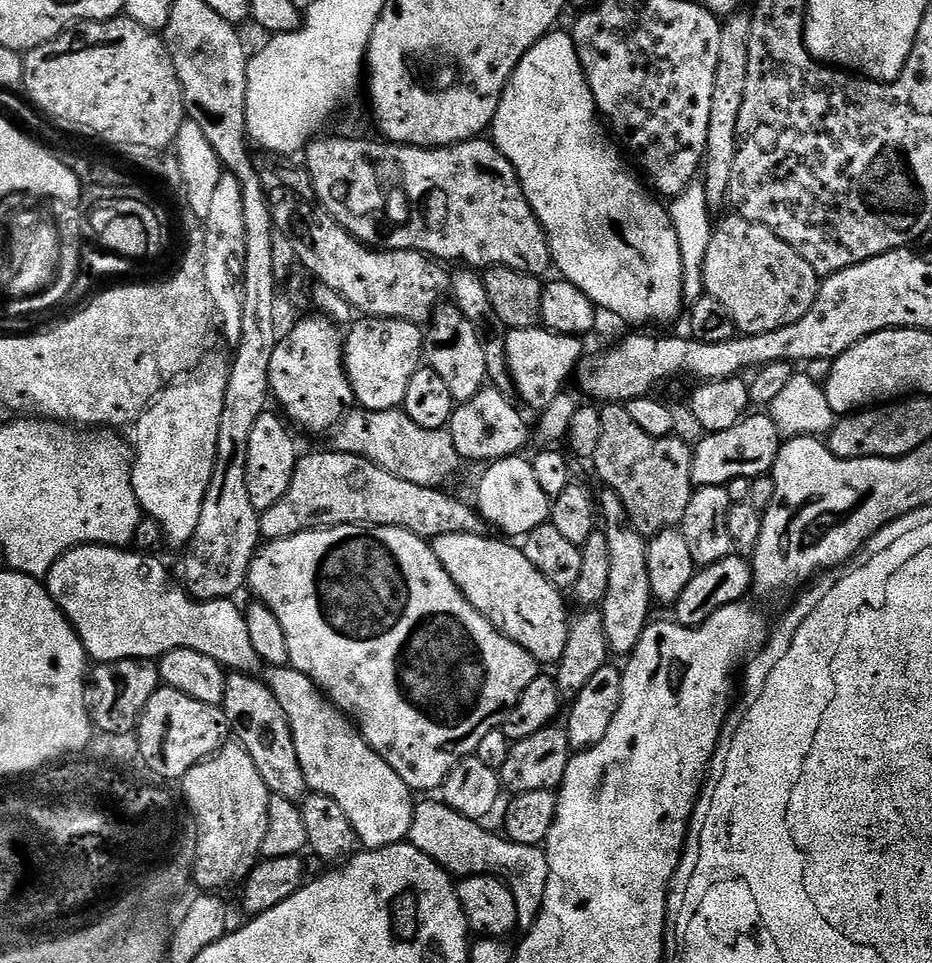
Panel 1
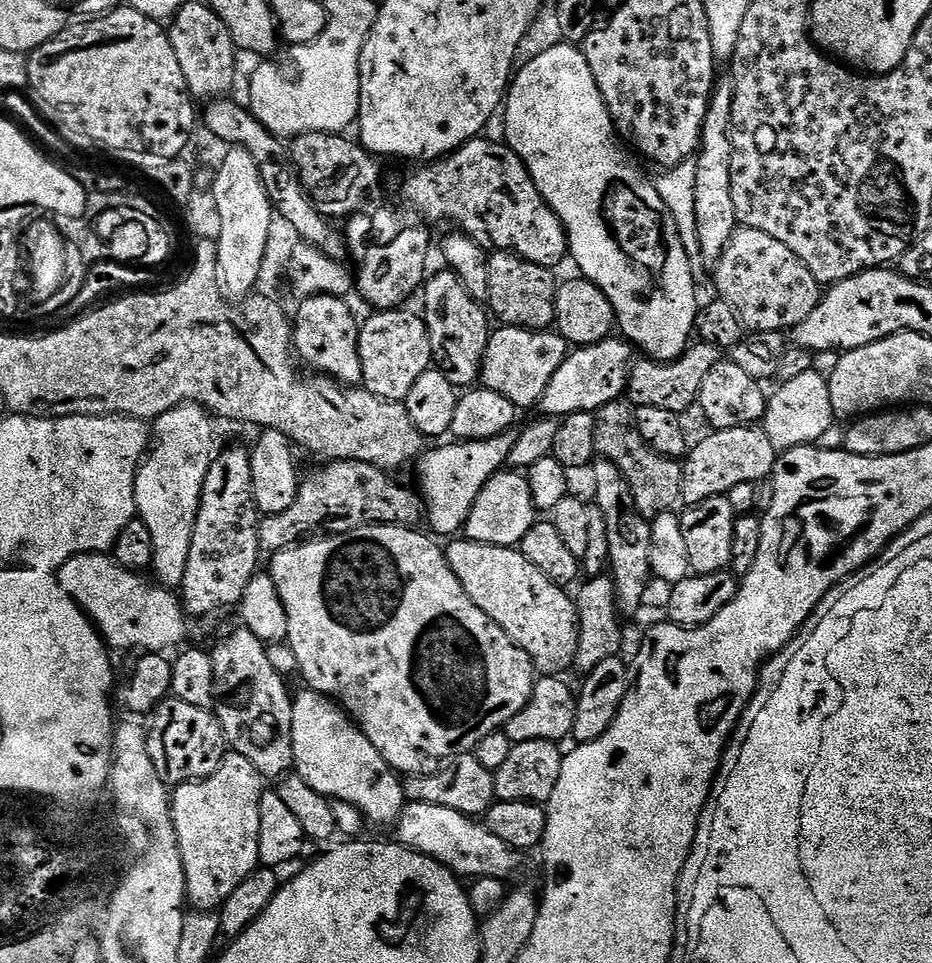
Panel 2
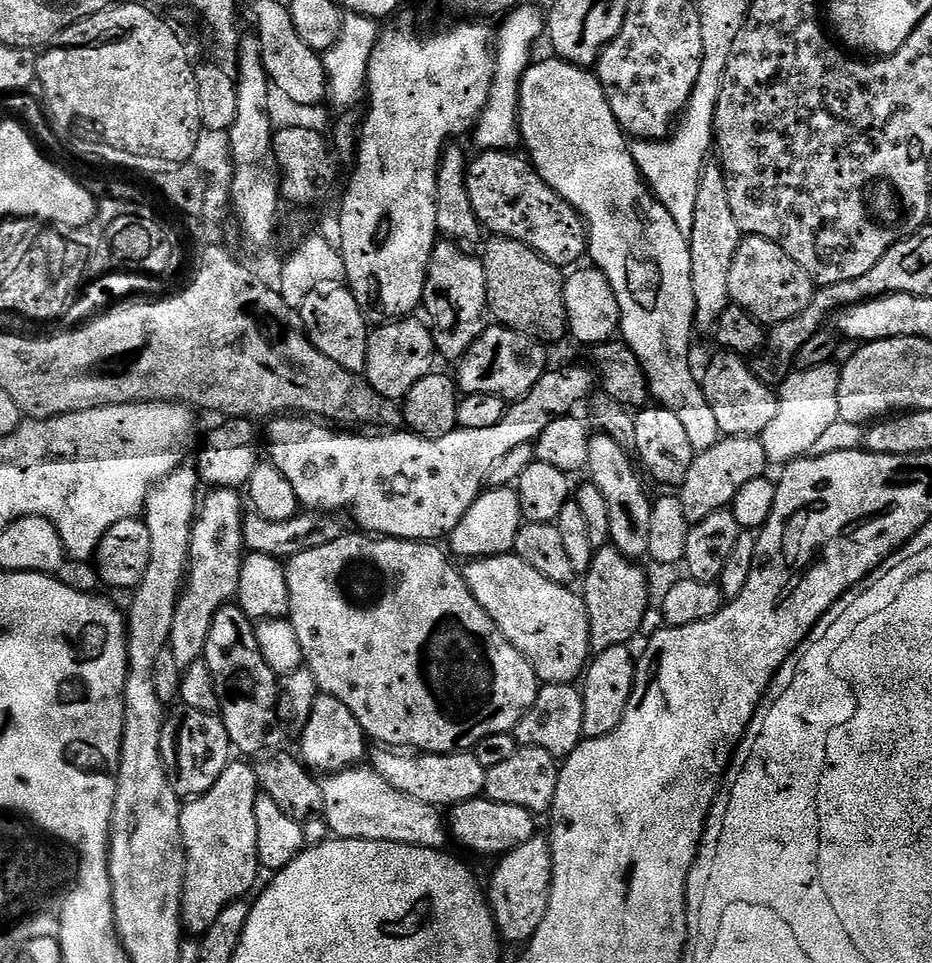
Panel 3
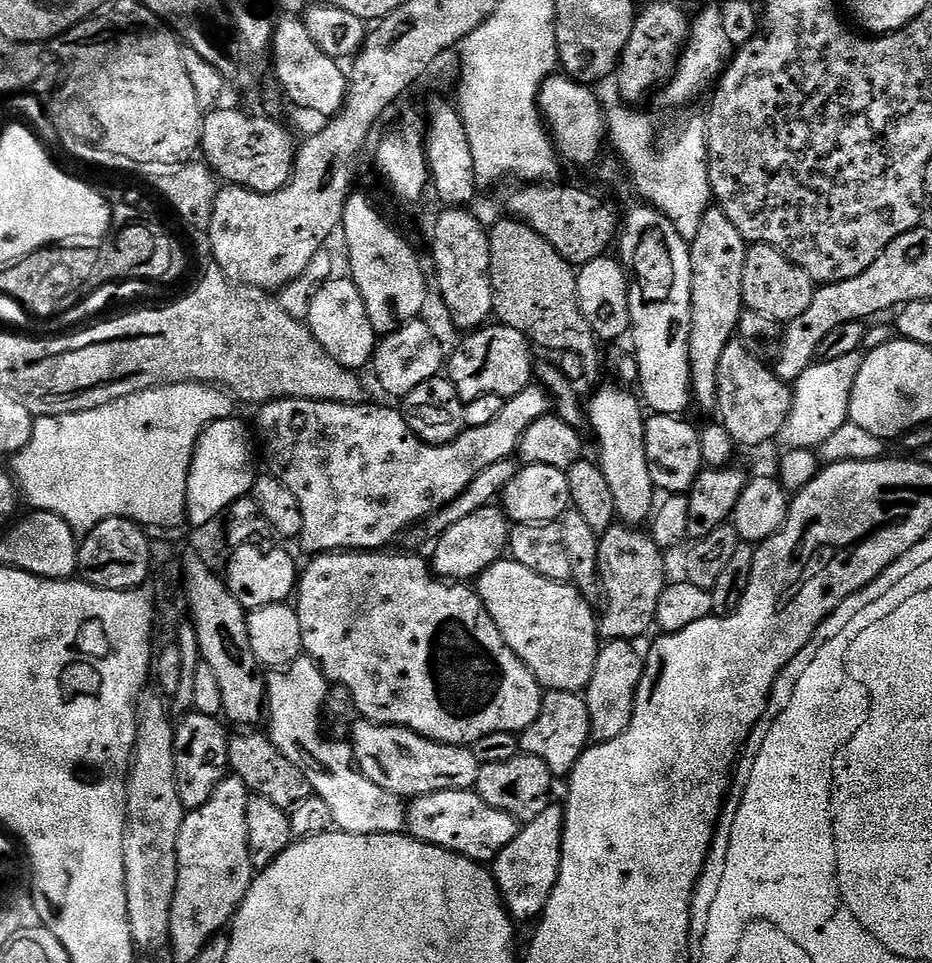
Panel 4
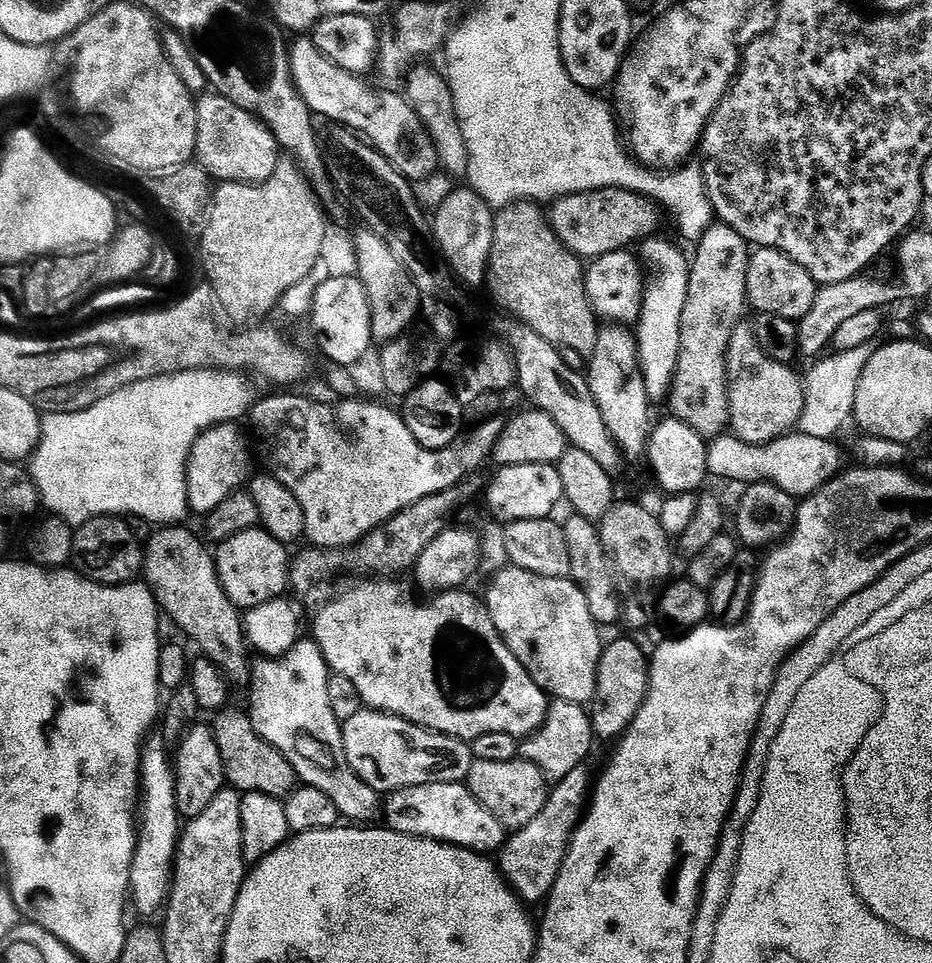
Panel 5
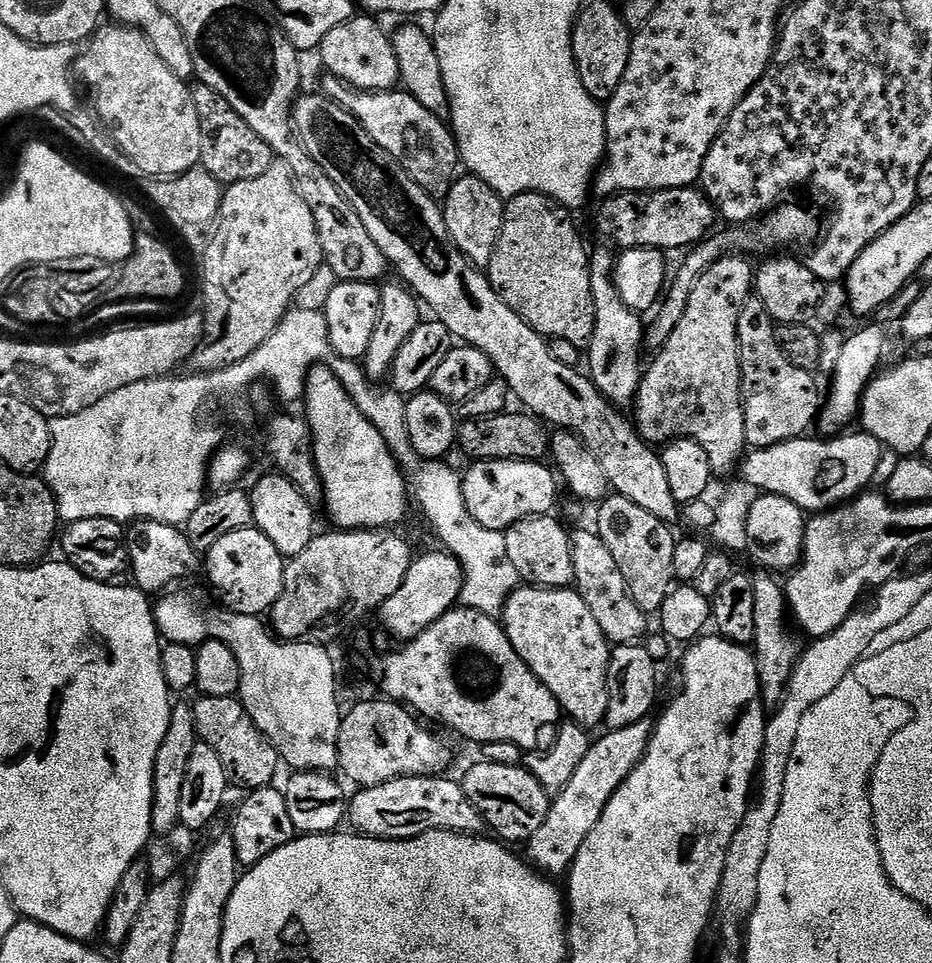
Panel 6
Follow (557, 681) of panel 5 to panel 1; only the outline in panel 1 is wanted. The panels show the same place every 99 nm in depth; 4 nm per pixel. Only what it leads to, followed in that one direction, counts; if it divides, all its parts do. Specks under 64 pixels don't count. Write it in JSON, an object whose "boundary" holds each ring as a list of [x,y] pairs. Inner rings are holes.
{"boundary":[[[446,534],[431,541],[434,554],[438,554],[438,562],[450,574],[450,578],[460,588],[467,600],[472,603],[474,610],[478,610],[504,636],[509,636],[522,650],[526,650],[541,665],[555,665],[562,658],[562,650],[566,650],[568,641],[568,625],[570,615],[564,605],[561,589],[555,588],[534,566],[530,566],[530,558],[515,543],[504,538],[492,540],[491,535],[475,536],[474,534]]]}

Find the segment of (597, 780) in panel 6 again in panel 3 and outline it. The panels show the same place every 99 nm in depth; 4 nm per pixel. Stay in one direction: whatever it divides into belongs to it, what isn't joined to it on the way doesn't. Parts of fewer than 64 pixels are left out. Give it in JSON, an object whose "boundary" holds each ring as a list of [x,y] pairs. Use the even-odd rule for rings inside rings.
{"boundary":[[[537,834],[530,838],[530,842],[522,842],[514,850],[505,852],[495,861],[496,869],[492,872],[492,881],[486,884],[488,903],[492,906],[492,917],[496,923],[496,931],[499,932],[501,941],[505,945],[527,945],[532,935],[542,926],[542,918],[546,918],[548,899],[550,898],[550,886],[552,885],[552,841],[547,835]]]}

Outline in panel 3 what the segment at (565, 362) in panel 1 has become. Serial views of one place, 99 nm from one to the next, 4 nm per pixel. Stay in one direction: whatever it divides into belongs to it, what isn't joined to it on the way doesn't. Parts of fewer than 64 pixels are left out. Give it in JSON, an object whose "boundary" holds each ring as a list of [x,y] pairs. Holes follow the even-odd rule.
{"boundary":[[[489,326],[476,339],[474,346],[458,362],[460,368],[454,372],[459,391],[464,396],[470,394],[494,394],[505,402],[520,400],[549,371],[549,349],[539,340],[531,340],[513,328]]]}

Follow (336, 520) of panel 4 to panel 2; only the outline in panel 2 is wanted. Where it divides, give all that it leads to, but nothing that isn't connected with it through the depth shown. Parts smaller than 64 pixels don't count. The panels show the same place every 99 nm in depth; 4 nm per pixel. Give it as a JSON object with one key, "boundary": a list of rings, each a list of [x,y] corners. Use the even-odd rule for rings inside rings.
{"boundary":[[[609,338],[597,344],[576,346],[558,366],[546,394],[542,394],[538,405],[539,411],[548,418],[563,418],[579,412],[596,413],[602,406],[621,399],[628,384],[630,365],[633,363],[634,348],[623,338]],[[510,431],[485,440],[461,440],[444,444],[441,448],[429,447],[419,457],[415,465],[416,476],[420,479],[418,492],[426,509],[426,524],[428,520],[429,526],[433,528],[431,531],[437,537],[452,538],[463,529],[486,482],[490,482],[490,478],[507,465],[516,438],[517,433]]]}

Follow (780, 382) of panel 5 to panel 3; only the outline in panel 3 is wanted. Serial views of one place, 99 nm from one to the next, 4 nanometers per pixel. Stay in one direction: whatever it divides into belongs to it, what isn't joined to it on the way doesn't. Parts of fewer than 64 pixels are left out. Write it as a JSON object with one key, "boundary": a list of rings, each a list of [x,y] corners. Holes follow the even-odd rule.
{"boundary":[[[717,351],[717,356],[709,362],[702,372],[702,383],[706,402],[714,410],[718,430],[725,437],[754,436],[760,438],[770,422],[778,415],[779,398],[769,385],[763,384],[752,373],[752,365],[736,352]]]}

